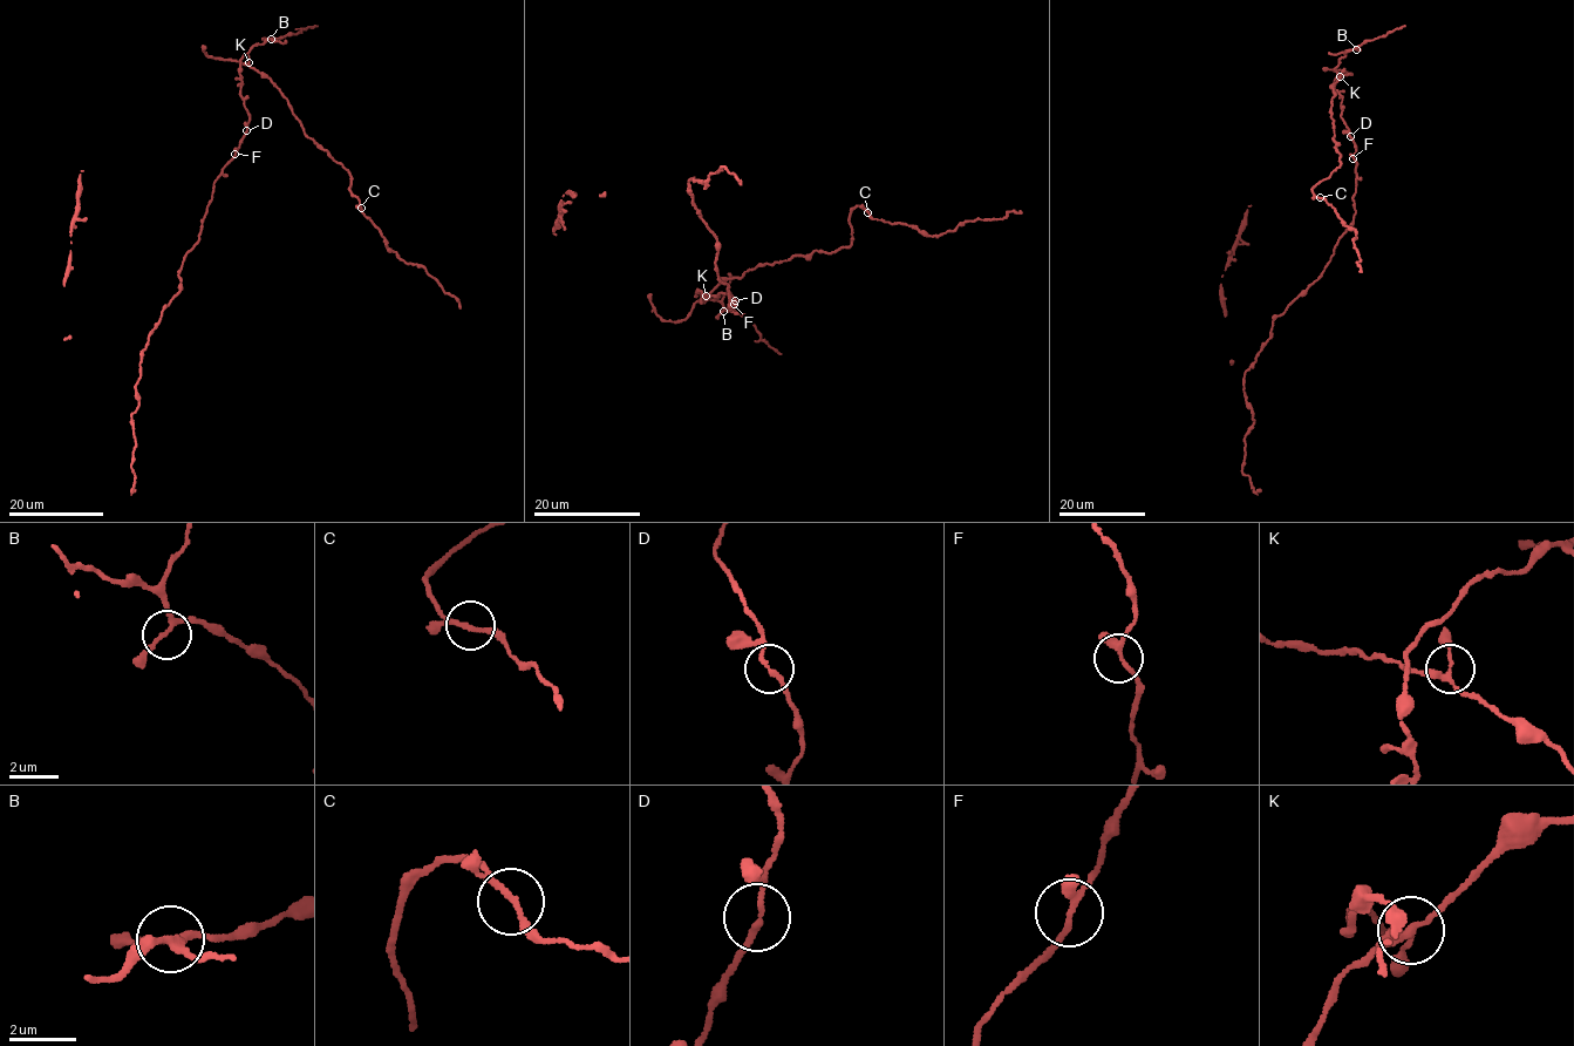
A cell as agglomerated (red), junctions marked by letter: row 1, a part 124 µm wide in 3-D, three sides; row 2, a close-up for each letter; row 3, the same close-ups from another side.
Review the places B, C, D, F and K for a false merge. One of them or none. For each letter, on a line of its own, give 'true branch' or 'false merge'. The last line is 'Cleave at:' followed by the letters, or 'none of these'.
B: true branch
C: true branch
D: true branch
F: true branch
K: true branch
Cleave at: none of these

